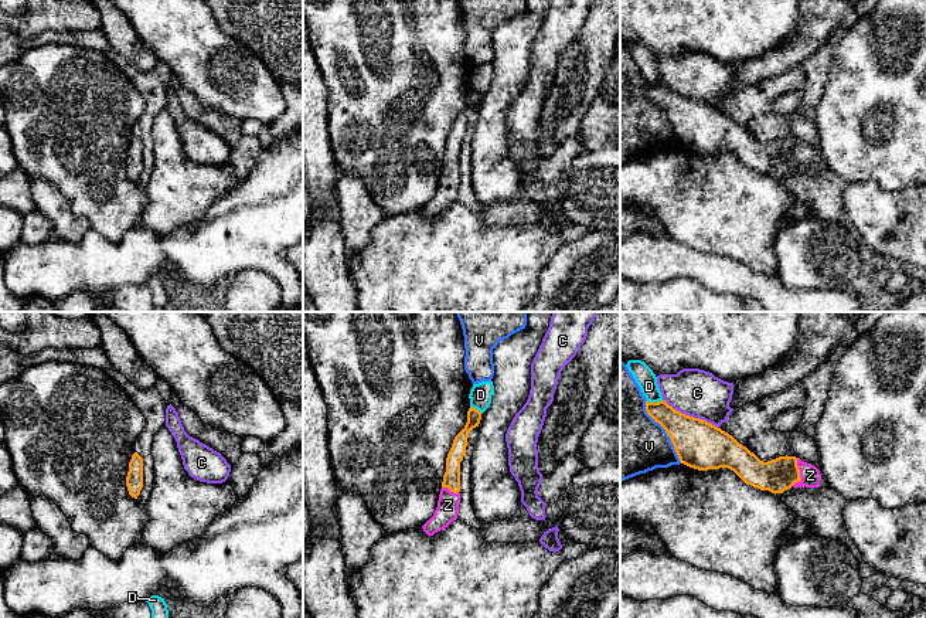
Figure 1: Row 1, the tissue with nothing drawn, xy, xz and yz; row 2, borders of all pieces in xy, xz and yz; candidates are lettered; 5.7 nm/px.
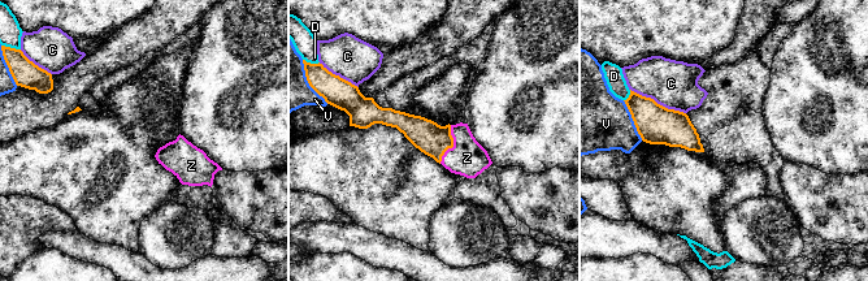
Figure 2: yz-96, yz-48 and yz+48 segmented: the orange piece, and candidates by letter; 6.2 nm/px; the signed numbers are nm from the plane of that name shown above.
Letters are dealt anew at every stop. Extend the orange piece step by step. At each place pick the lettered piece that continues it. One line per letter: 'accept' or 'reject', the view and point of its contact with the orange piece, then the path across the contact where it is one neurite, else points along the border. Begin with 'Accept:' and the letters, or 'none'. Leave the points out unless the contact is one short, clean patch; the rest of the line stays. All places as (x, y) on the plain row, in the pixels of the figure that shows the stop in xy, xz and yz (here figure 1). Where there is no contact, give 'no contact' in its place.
Accept: Z
C: reject | yz (691, 99)
D: reject | yz (654, 85)
V: reject | yz (666, 114)
Z: accept | yz (799, 156)

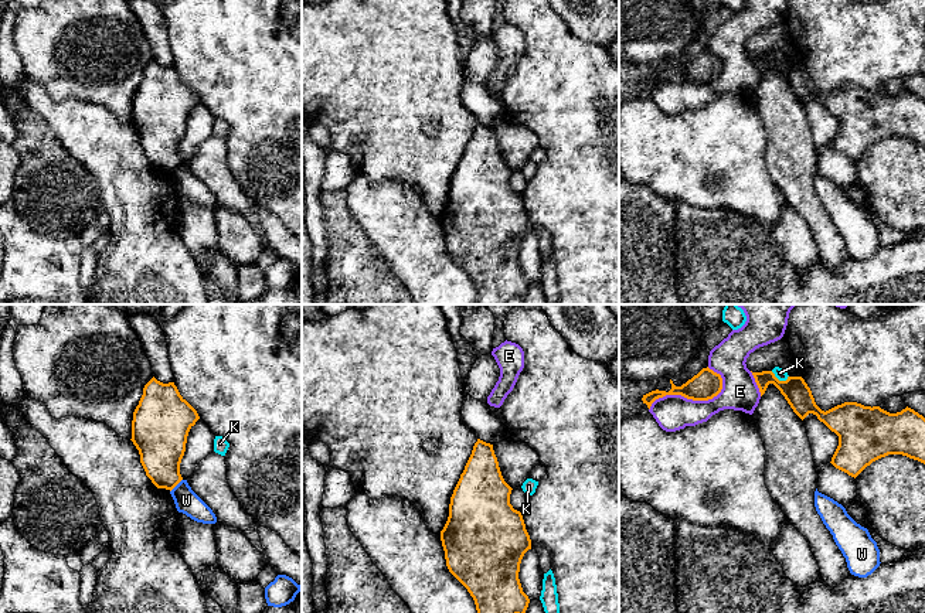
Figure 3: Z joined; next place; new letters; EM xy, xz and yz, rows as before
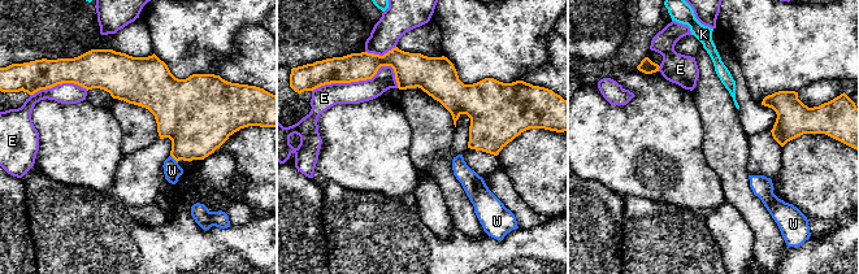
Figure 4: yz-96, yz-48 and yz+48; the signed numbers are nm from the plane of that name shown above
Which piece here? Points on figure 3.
Accept: none
E: reject | yz (689, 81)
K: reject | yz (778, 62)
W: reject | xy (176, 167) | along xy (182, 162), (170, 174)

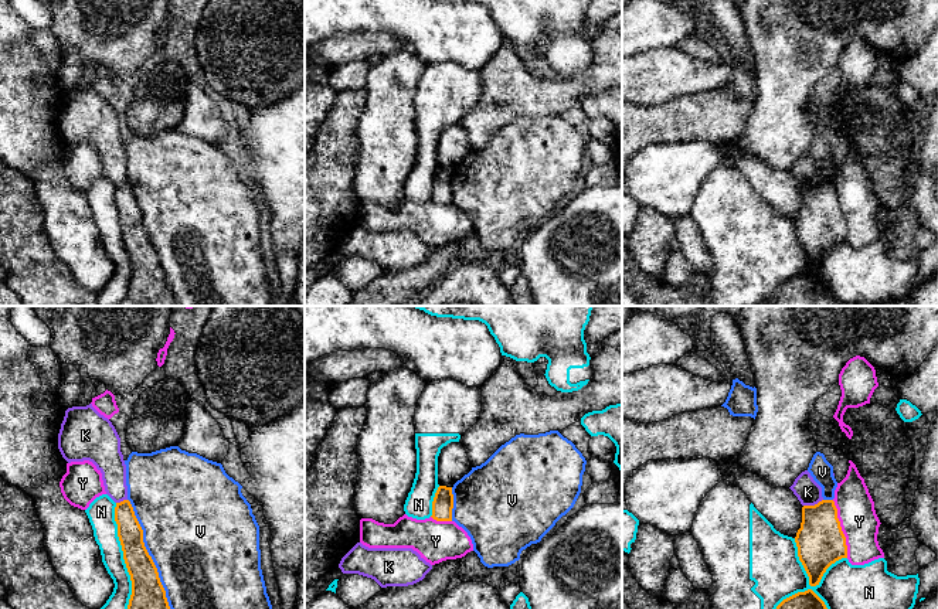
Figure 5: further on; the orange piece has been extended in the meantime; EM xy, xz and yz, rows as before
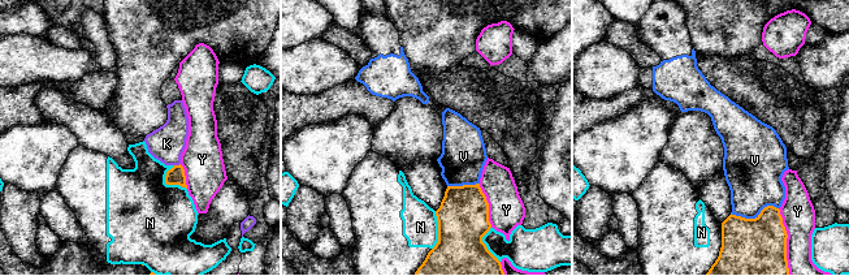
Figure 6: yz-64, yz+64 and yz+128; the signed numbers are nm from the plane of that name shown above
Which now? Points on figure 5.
Accept: none
K: reject | yz (812, 189) | along yz (822, 181), (814, 187), (804, 189)
N: reject | yz (818, 279)
V: reject | xy (152, 244)
Y: reject | yz (840, 211)

